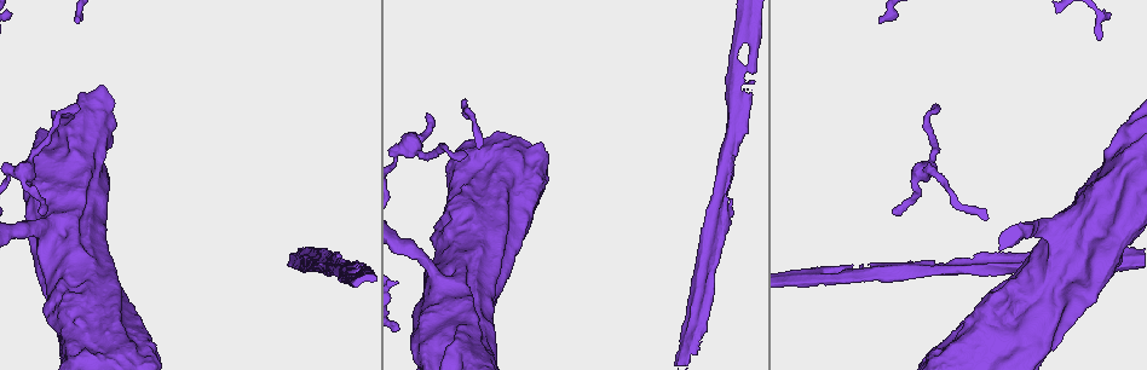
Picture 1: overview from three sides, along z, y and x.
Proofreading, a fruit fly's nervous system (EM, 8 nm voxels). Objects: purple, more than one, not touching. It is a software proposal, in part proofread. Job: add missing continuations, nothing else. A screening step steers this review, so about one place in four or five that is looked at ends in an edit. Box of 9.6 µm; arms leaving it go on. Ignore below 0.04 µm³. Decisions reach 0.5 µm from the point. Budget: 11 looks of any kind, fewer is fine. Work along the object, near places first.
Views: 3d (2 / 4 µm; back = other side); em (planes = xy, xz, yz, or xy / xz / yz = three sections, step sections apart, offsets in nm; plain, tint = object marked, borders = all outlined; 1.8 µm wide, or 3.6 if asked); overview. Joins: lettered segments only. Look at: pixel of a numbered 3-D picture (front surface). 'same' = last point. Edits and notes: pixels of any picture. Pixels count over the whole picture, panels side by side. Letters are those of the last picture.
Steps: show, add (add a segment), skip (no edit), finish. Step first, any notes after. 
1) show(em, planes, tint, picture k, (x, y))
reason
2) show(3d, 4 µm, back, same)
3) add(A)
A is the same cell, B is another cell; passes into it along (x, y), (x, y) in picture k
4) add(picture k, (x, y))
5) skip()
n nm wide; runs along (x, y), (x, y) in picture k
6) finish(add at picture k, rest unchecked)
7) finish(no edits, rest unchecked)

show(3d, 4 µm, picture 1, (427, 115))
an open end

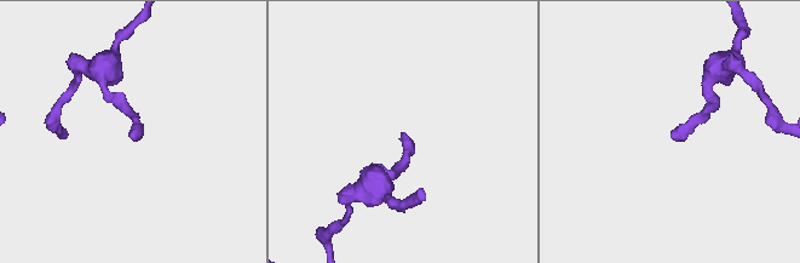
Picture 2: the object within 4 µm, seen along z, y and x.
show(em, xz, step 4, tint, picture 2, (678, 137))
shape alone is not enough

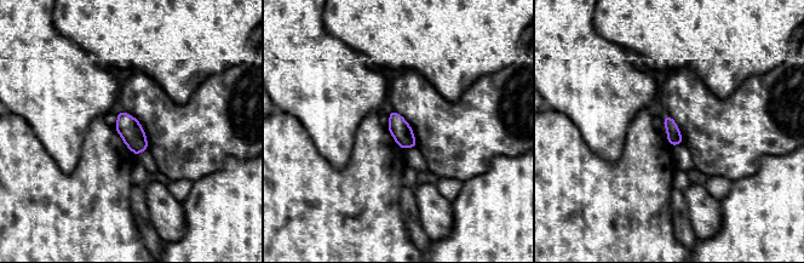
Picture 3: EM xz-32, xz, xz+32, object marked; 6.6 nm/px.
show(em, planes, borders, same)

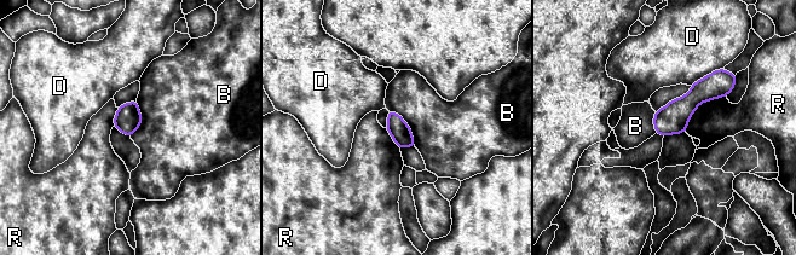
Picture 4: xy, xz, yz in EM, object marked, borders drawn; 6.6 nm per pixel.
skip()
B, D and R are other cells; runs along (724, 81), (701, 91), (658, 129) in picture 4; no lettered segment goes on from it

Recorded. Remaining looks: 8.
show(3d, 4 µm, picture 1, (748, 97))
branch stops here

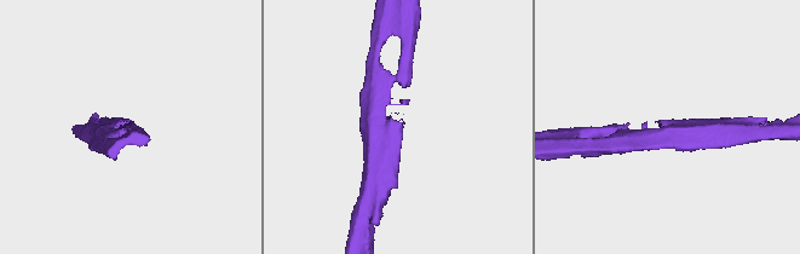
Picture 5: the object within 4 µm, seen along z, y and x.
show(em, planes, borders, picture 5, (665, 121))
shape alone is not enough

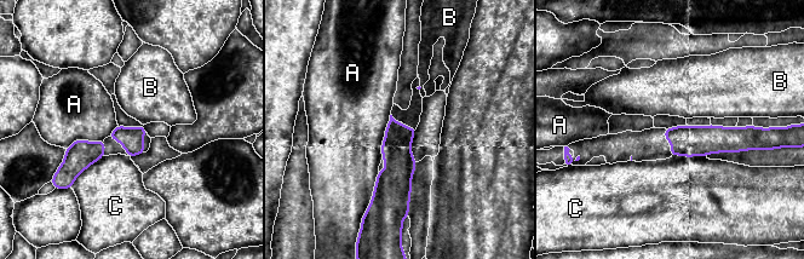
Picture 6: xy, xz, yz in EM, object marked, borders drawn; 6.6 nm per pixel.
skip()
A, B and C are other cells; no lettered segment goes on from it

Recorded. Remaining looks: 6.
show(3d, 2 µm, picture 1, (716, 231))
two arms at a narrow angle

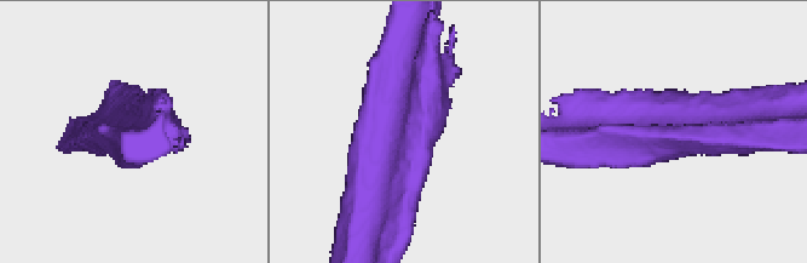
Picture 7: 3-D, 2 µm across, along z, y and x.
show(em, xy, step 16, tint, picture 7, (410, 140))
3 arms; arms of 200, 240, 300 nm

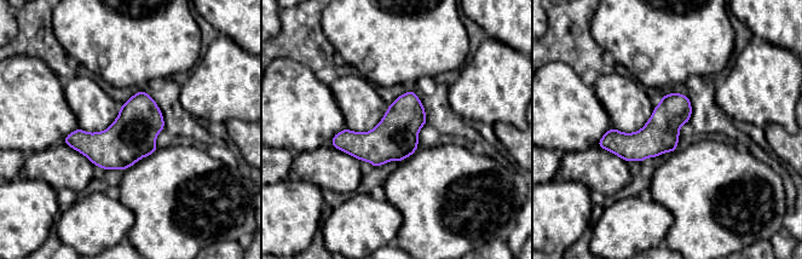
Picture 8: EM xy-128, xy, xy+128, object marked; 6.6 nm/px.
show(em, planes, borders, same)
cut it another way

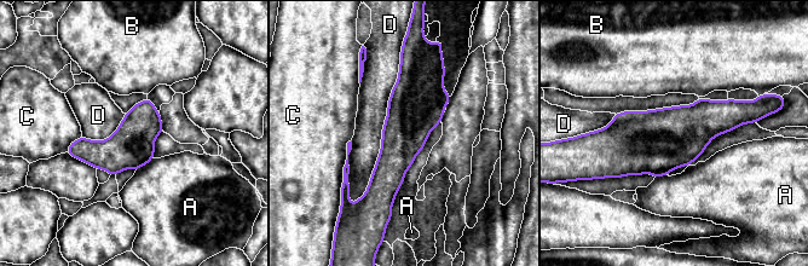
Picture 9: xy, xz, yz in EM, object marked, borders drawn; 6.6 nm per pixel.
skip()
300 nm wide; A, B, C and D are other cells; no lettered segment goes on from it

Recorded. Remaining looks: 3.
show(3d, 4 µm, picture 1, (308, 260))

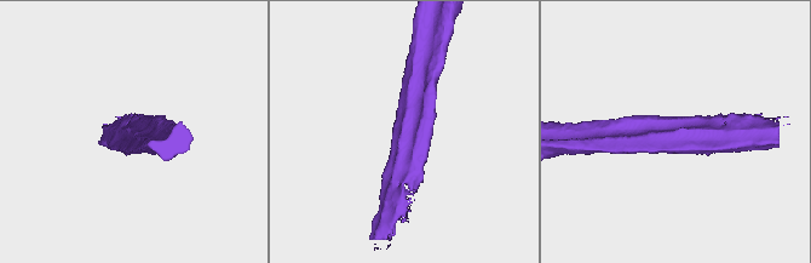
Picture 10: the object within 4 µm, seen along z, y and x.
show(em, planes, borders, picture 10, (684, 140))

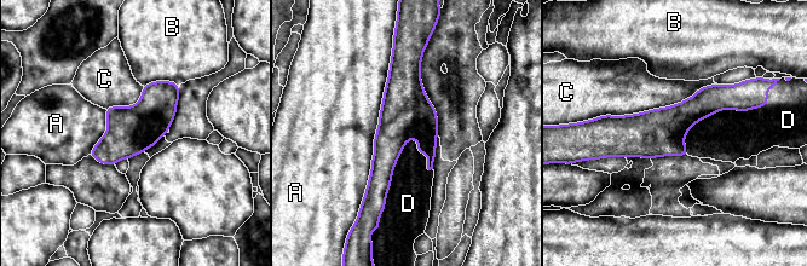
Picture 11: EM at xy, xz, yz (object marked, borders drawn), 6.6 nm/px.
add(picture 11, (408, 203))
D is the same cell, A, B and C are other cells; passes into it along (391, 137), (392, 174), (408, 203) in picture 11; the neuron continues

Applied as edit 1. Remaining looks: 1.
finish(add at picture 11, rest unchecked)

